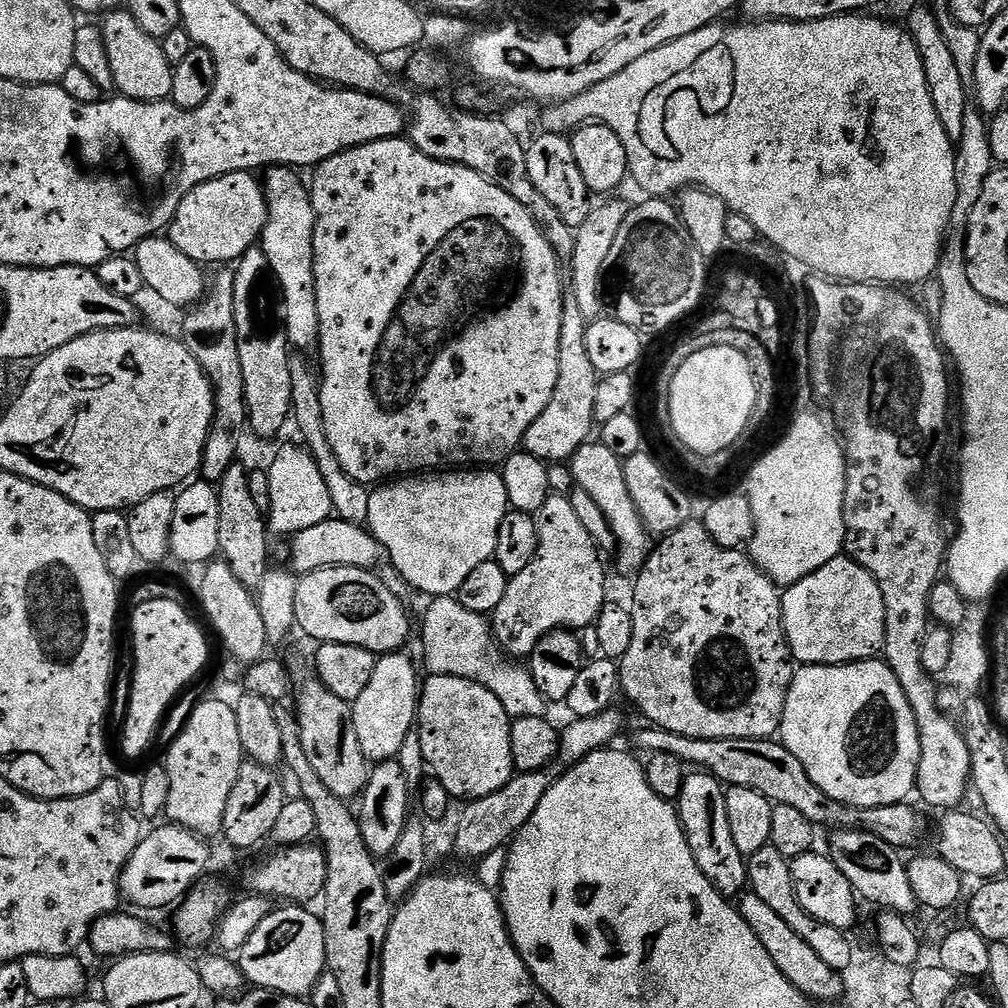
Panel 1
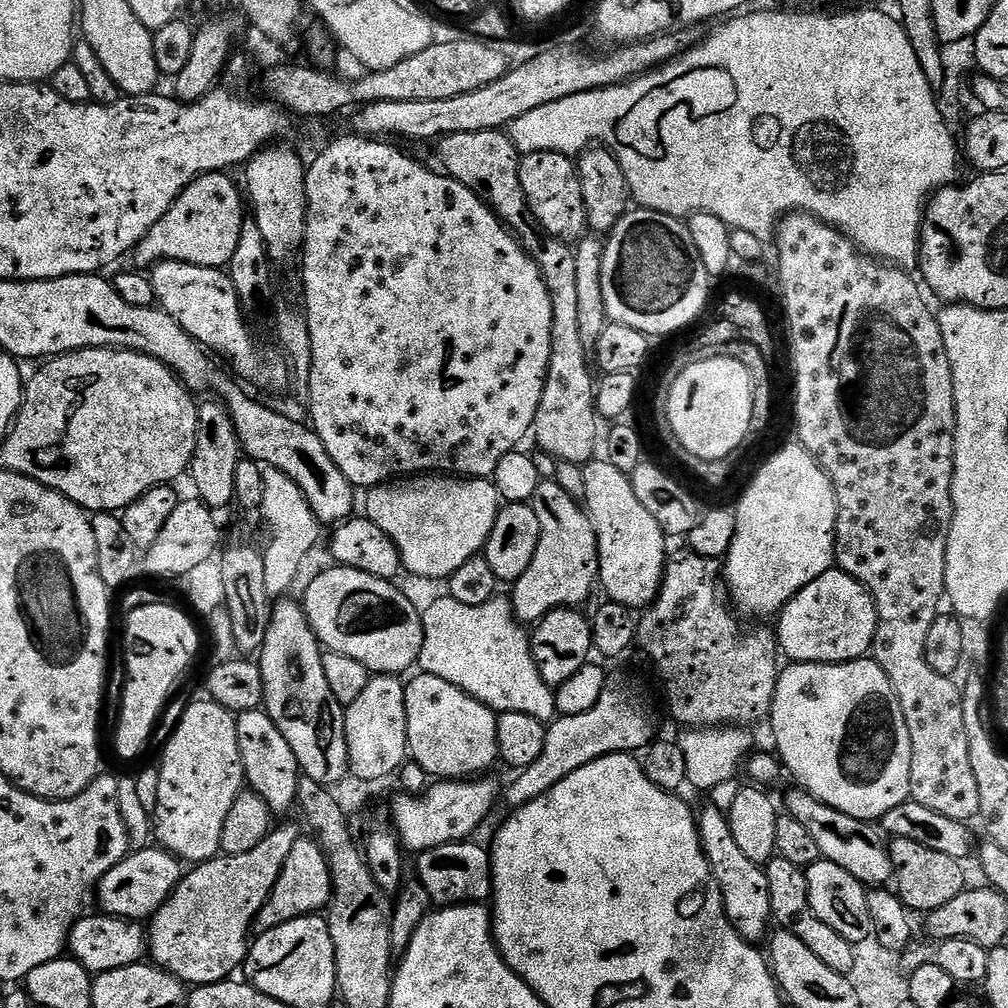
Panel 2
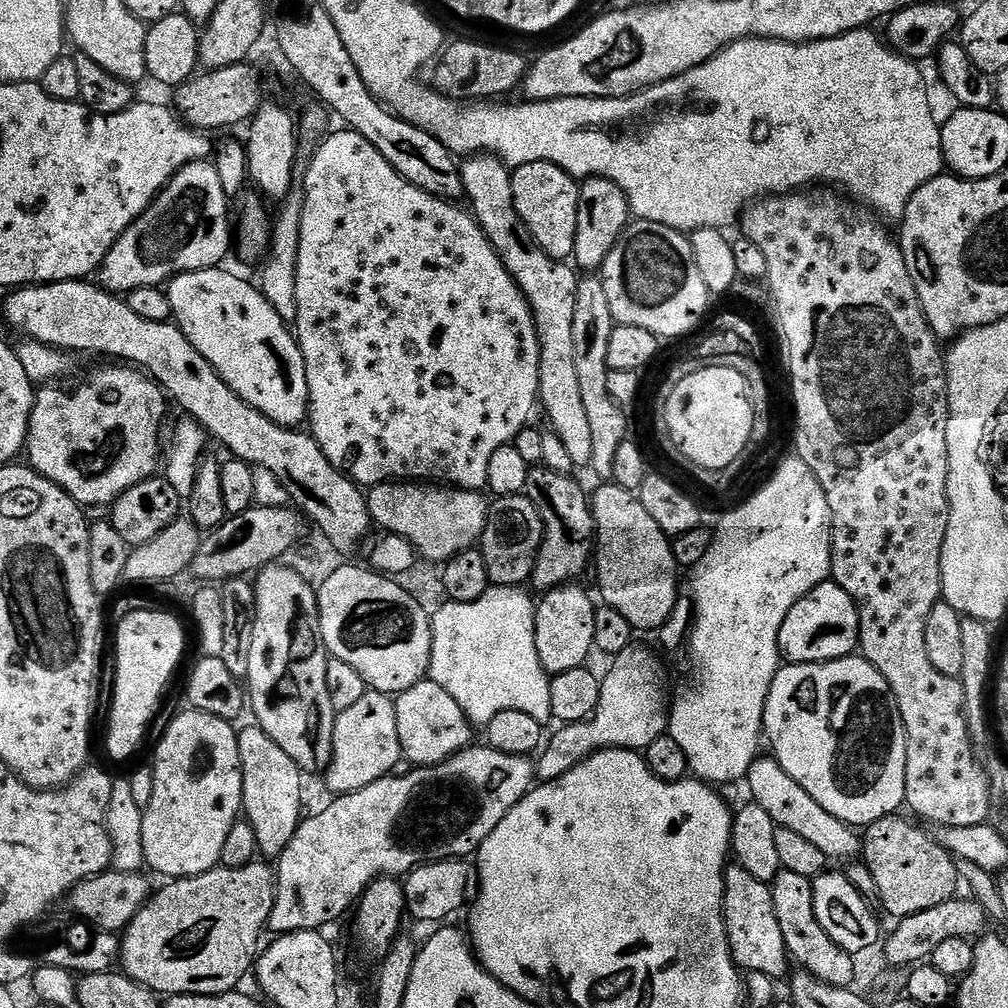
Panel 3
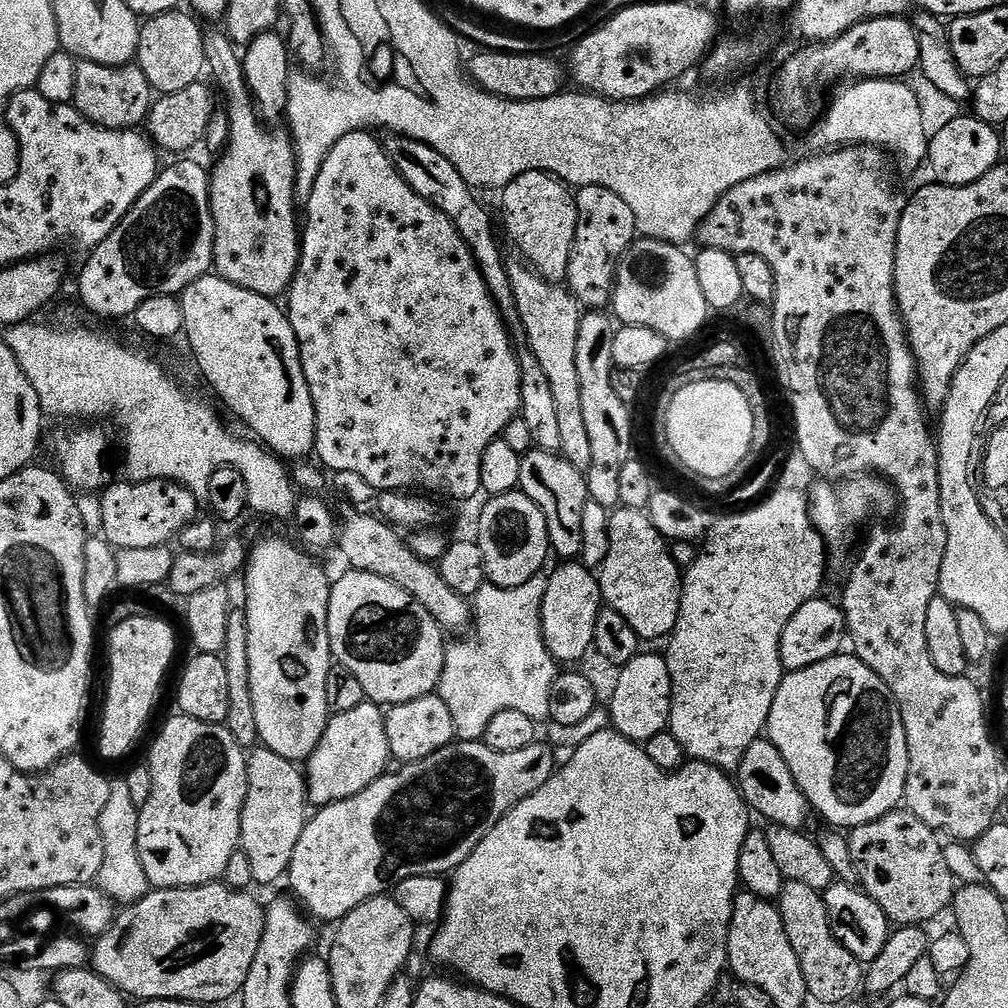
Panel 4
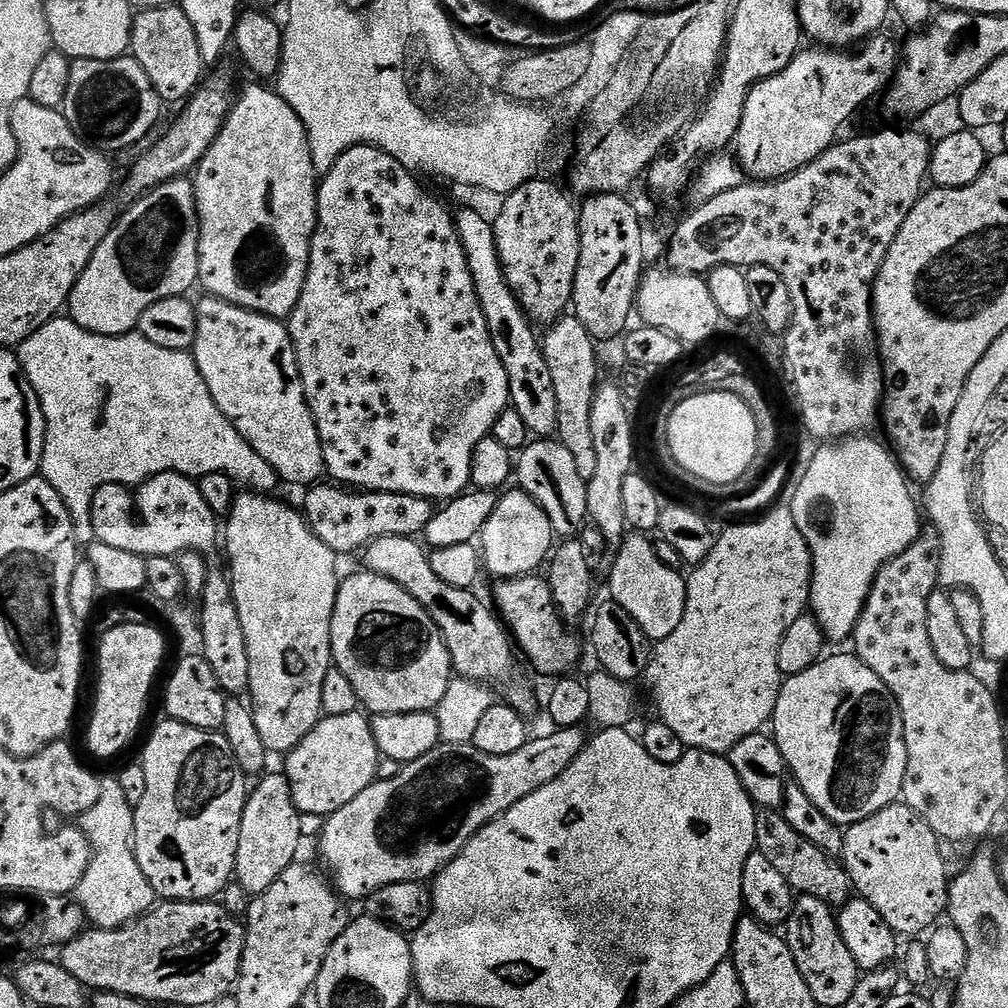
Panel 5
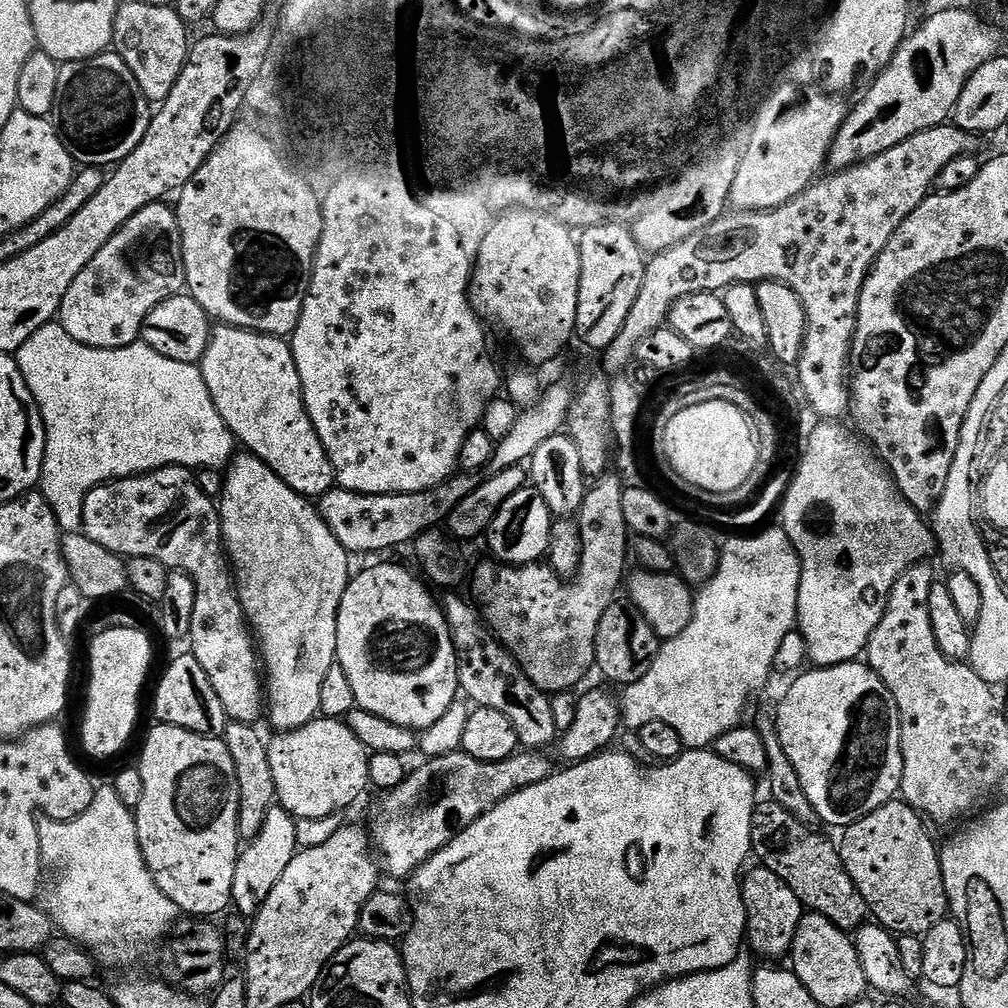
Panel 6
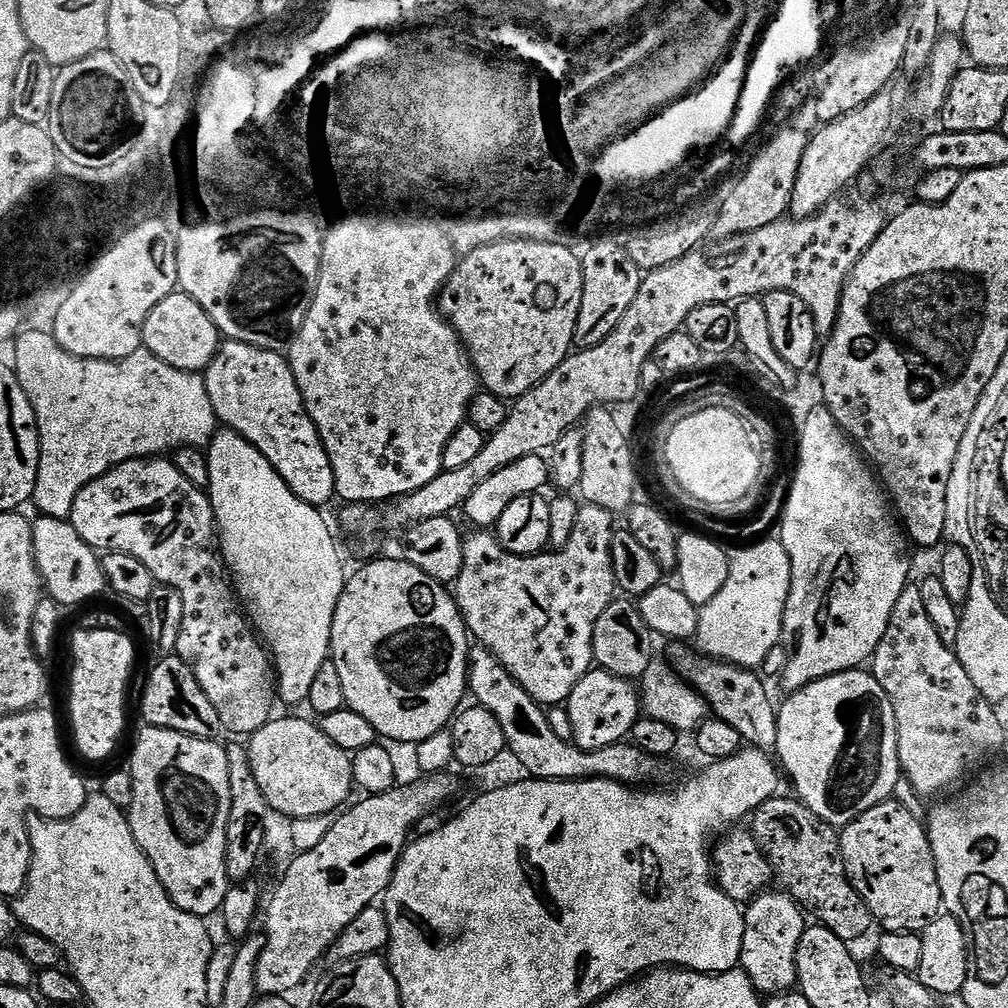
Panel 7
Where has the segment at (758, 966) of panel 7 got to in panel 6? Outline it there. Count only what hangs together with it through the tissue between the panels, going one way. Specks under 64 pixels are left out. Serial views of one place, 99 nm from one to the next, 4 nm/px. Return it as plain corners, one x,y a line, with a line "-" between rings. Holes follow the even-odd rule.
756,866
756,869
750,872
742,880
744,905
748,911
746,944
747,947
753,948
751,951
757,957
765,956
768,959
765,961
776,962
779,961
776,960
779,956
787,957
791,953
794,934
798,932
798,922
806,909
798,894
794,894
794,890
790,890
790,886
786,886
786,882
778,878
778,874
763,866

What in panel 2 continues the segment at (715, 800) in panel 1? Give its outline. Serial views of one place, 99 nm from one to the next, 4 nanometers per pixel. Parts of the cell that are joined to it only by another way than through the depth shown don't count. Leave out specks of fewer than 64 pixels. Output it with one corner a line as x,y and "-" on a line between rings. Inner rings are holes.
723,807
704,808
698,812
696,828
700,831
700,845
708,869
712,872
712,883
720,891
726,918
743,940
753,946
759,945
769,935
768,924
773,923
768,886
764,883
764,868
746,858
730,830
730,822

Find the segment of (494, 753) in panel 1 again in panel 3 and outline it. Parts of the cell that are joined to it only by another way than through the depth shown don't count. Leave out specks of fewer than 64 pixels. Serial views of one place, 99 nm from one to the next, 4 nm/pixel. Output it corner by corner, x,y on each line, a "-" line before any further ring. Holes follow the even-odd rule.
427,678
418,681
410,690
395,697
398,714
398,742
402,756
413,766
431,766
449,760
473,743
474,725
466,718
462,706
438,686
438,682

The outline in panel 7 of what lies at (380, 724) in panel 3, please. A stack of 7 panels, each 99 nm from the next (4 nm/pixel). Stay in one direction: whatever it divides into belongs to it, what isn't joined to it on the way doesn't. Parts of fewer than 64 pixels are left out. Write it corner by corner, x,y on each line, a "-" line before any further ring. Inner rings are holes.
296,716
273,718
266,726
247,737
246,747
250,754
250,766
254,770
254,778
258,778
258,786
262,786
262,794
266,794
266,802
273,813
288,816
289,821
314,818
315,816
335,813
343,809
349,794
354,789
352,783
352,756
342,746
336,746
322,734
319,723
299,720

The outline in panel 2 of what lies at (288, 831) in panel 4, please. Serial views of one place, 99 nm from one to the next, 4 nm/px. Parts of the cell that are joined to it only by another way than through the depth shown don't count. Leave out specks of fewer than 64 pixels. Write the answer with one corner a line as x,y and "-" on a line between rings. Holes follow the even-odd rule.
264,710
239,713
236,716
236,729
247,787
257,792
274,814
293,807
296,804
296,791
302,773
298,758
294,758
294,750
290,750
290,742
282,738
282,730
278,730
276,723

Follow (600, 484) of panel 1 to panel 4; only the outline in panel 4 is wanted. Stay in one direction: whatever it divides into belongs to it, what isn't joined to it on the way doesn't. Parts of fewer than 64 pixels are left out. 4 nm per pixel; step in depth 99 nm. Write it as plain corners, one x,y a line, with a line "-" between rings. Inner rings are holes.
620,506
609,516
612,517
608,520
608,553
604,556
604,565
598,568
603,603
618,610
618,614
622,614
622,618
626,618
630,626
634,626
641,641
663,641
672,635
678,622
682,570
674,562
669,541
665,540
664,535
652,525
652,519
648,517
647,511

